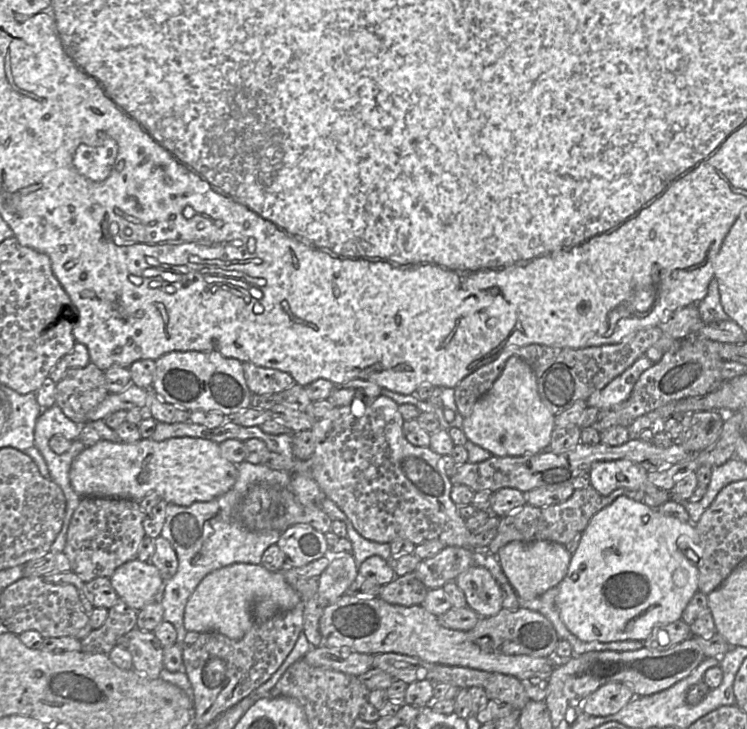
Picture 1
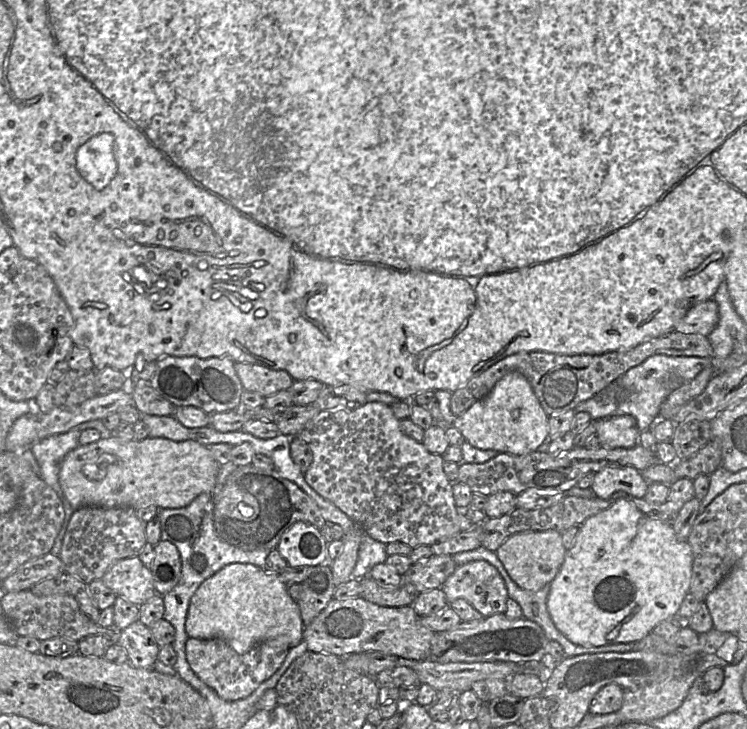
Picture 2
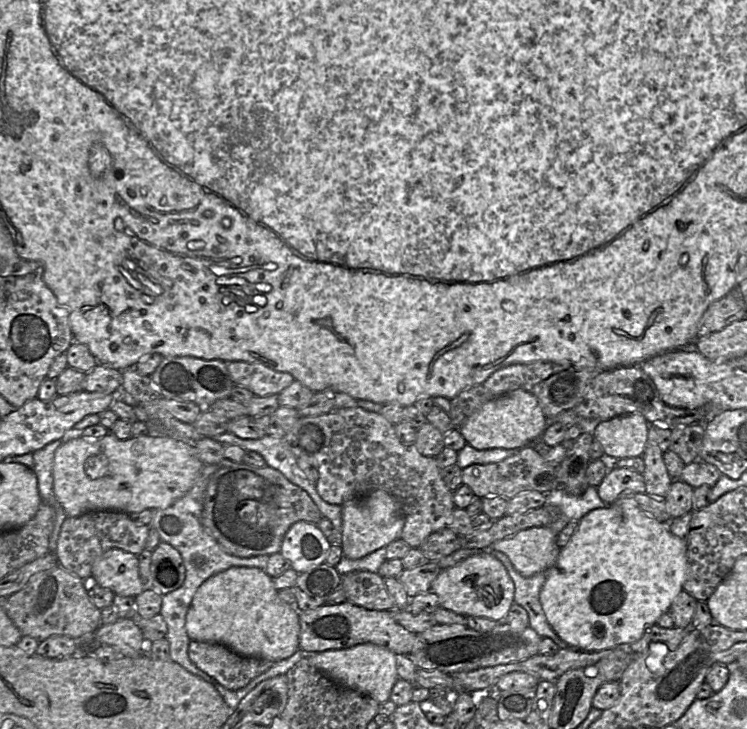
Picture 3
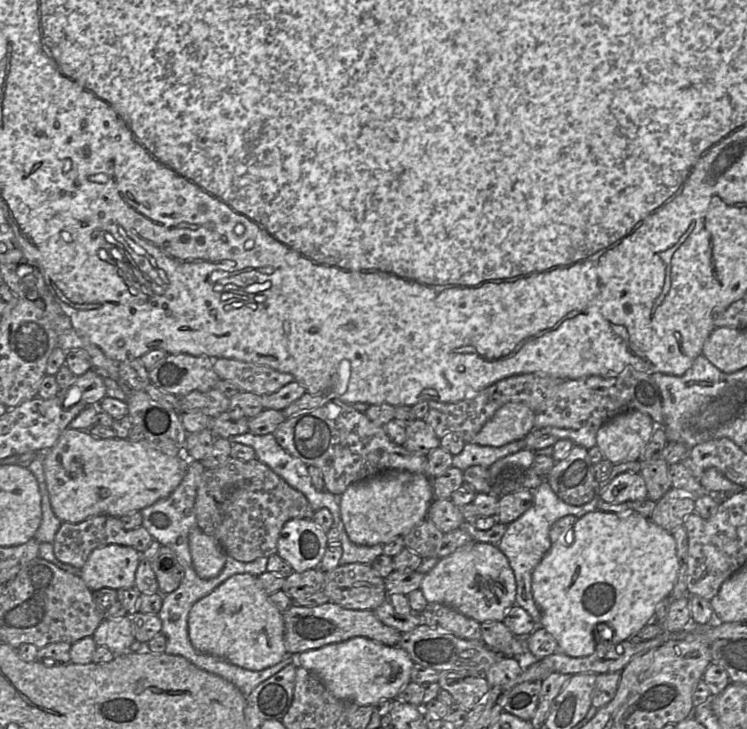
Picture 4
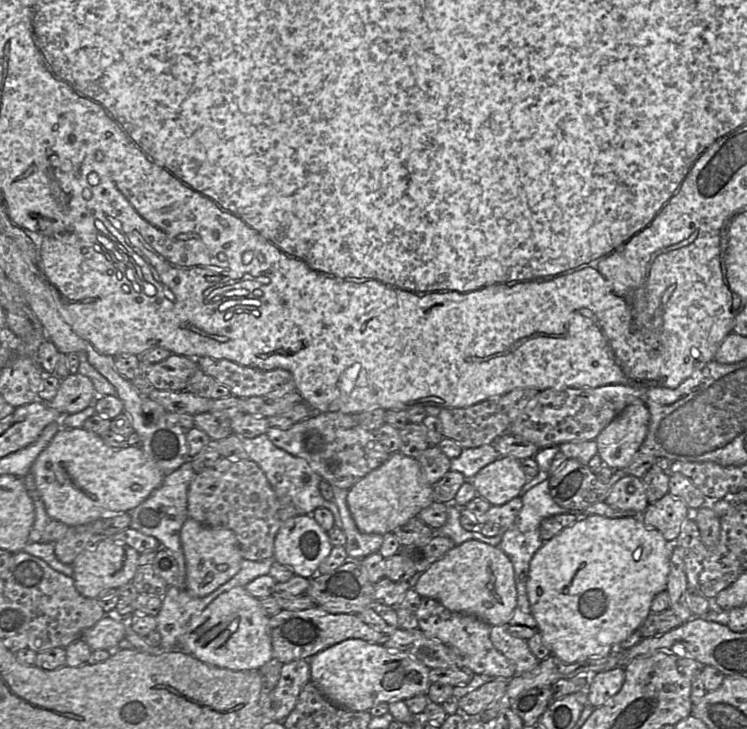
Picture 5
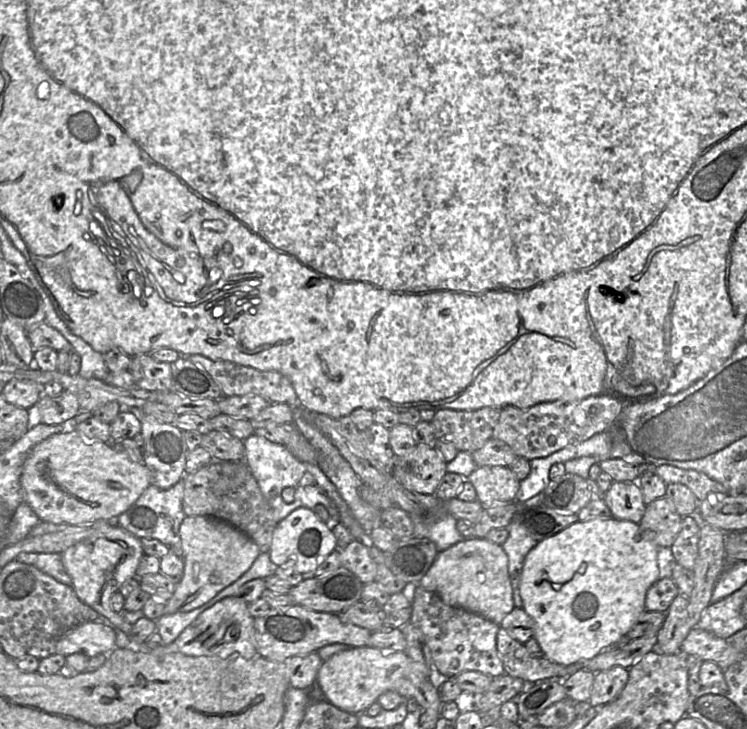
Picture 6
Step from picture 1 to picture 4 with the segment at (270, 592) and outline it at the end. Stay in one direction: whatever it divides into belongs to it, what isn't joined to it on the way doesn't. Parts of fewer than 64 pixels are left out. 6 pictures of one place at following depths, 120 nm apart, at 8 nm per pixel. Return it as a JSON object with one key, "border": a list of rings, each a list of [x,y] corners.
{"border":[[[234,574],[210,594],[199,599],[188,617],[188,633],[194,648],[239,667],[261,671],[290,655],[285,645],[285,623],[256,576]]]}

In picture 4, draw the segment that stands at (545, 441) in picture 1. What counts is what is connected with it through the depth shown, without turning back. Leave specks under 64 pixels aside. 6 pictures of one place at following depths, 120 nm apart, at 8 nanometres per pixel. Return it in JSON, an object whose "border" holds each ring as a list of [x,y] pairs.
{"border":[[[509,402],[499,408],[469,443],[500,447],[521,440],[534,429],[533,412],[520,402]]]}

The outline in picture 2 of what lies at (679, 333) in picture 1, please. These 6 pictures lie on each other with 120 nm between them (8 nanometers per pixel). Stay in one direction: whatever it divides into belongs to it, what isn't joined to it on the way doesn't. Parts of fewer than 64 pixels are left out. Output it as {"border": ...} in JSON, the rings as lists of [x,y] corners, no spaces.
{"border":[[[710,299],[693,306],[685,317],[677,323],[674,331],[683,334],[701,334],[708,337],[718,321],[718,304]]]}

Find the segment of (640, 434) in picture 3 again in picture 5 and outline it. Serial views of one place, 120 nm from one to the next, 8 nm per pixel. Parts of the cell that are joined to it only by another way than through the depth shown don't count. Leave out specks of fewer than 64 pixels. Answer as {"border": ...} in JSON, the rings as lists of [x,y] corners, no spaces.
{"border":[[[644,402],[625,407],[595,438],[603,465],[613,470],[626,468],[639,452],[649,421],[650,413]]]}

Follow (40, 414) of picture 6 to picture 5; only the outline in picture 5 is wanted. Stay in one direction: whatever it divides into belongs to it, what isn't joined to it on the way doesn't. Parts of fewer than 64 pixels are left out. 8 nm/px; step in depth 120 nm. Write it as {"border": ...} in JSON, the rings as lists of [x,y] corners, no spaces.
{"border":[[[77,373],[61,379],[56,396],[46,403],[63,415],[70,415],[93,405],[97,397],[92,381]]]}

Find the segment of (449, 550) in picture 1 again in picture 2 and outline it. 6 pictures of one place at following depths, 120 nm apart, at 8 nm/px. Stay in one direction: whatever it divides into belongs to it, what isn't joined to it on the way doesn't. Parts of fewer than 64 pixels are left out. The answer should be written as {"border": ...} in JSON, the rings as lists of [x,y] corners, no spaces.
{"border":[[[432,555],[411,564],[402,575],[402,584],[415,593],[440,588],[457,569],[453,555]]]}

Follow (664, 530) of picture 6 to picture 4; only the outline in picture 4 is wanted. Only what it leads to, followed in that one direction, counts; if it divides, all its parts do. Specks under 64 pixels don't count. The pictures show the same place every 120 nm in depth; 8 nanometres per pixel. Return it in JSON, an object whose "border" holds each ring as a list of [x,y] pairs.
{"border":[[[671,487],[656,503],[651,520],[672,532],[676,527],[684,525],[685,519],[694,509],[695,498],[683,490]]]}

